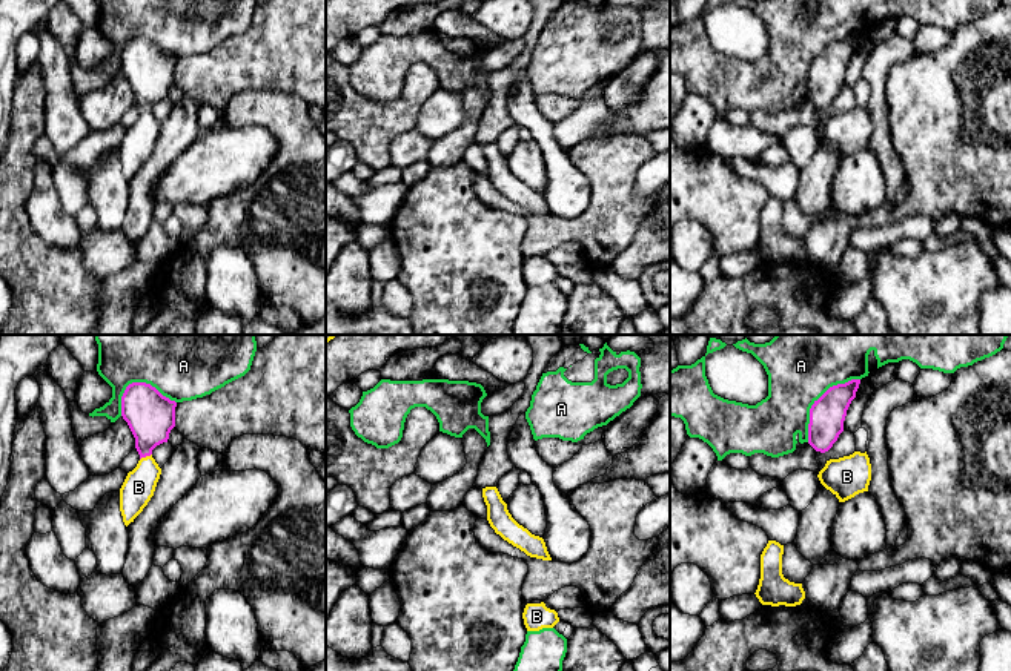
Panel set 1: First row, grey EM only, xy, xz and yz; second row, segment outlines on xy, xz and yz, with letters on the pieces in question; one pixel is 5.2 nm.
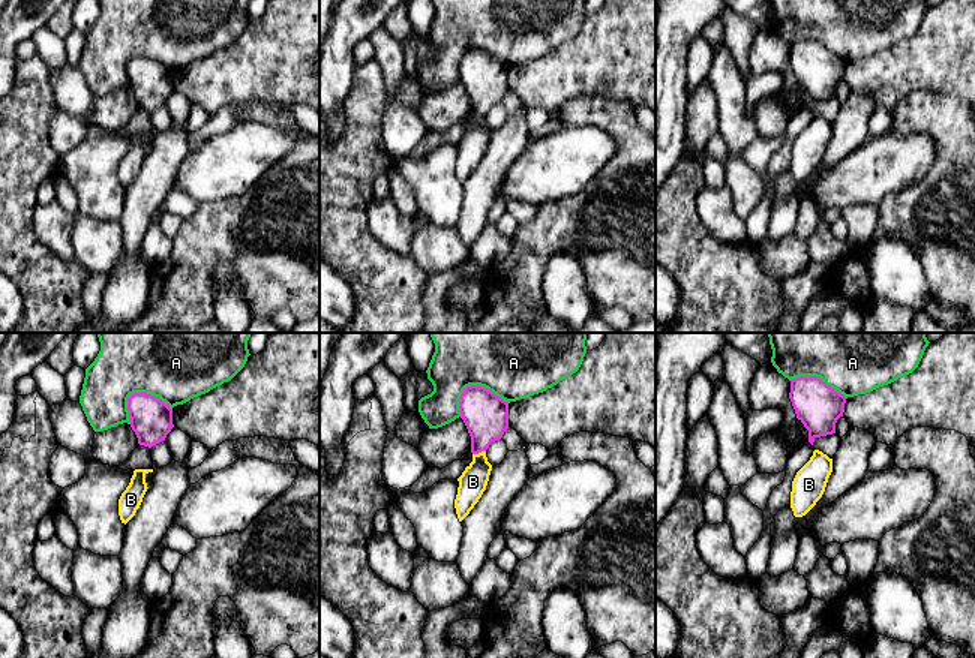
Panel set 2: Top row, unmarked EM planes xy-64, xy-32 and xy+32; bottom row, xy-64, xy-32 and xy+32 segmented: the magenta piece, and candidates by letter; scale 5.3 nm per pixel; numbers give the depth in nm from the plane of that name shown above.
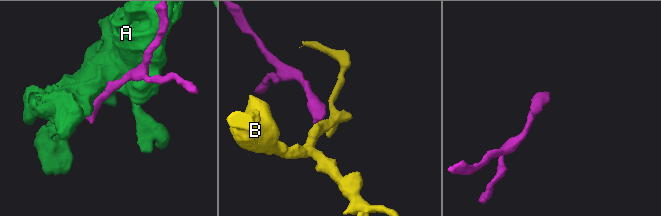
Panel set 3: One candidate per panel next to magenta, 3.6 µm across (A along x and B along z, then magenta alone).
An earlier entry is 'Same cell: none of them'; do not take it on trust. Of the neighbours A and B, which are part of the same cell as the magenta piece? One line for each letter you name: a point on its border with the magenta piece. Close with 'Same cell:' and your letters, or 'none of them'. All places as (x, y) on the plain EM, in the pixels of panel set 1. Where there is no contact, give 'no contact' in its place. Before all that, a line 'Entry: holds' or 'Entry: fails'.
Entry: fails
B: contact xy (145, 112)
Same cell: B

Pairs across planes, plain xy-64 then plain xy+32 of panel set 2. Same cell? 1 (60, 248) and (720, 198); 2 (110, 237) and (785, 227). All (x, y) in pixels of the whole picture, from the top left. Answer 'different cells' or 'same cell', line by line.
1: same cell
2: different cells

